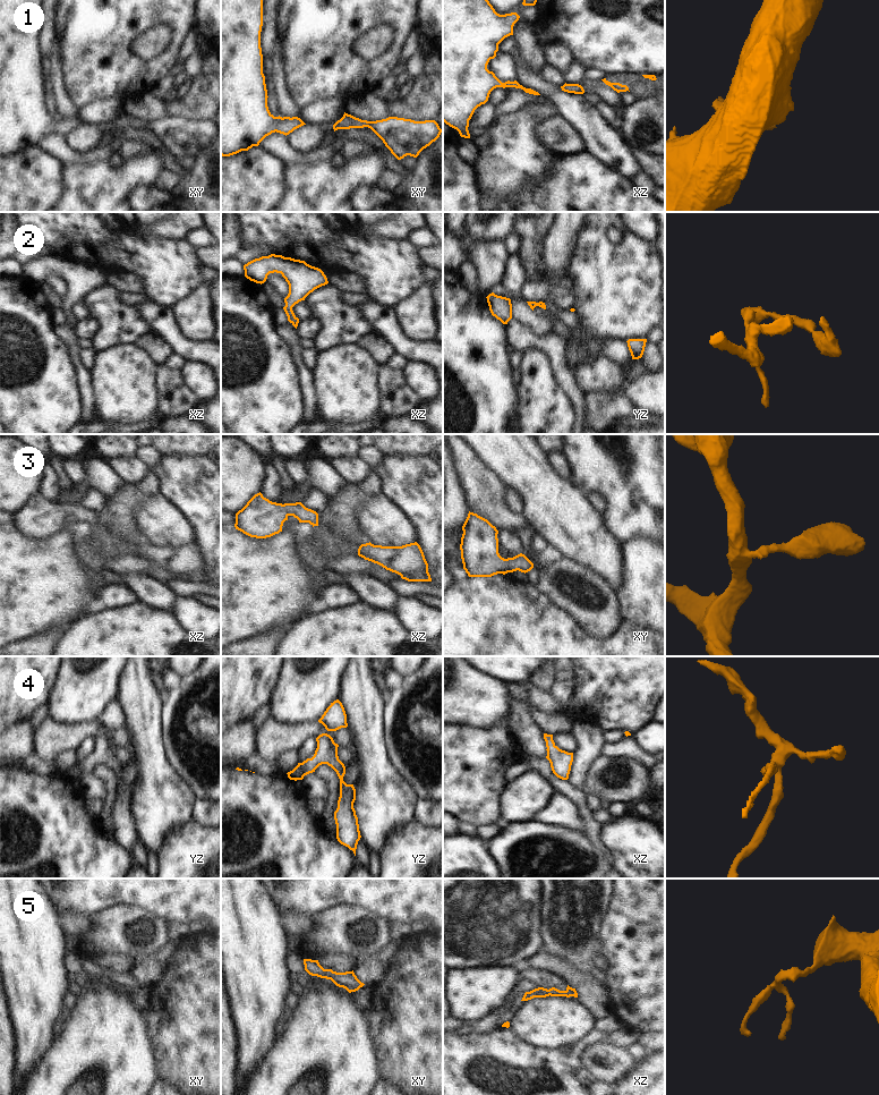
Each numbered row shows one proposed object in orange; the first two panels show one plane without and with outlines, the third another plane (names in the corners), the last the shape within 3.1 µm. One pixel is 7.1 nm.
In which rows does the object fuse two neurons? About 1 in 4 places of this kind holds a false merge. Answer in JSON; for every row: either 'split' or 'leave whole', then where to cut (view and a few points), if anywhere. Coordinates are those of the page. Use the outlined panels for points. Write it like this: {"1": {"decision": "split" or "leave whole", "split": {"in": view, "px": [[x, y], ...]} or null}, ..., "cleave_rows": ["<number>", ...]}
{"1": {"decision": "leave whole", "split": null}, "2": {"decision": "leave whole", "split": null}, "3": {"decision": "leave whole", "split": null}, "4": {"decision": "leave whole", "split": null}, "5": {"decision": "leave whole", "split": null}, "cleave_rows": []}

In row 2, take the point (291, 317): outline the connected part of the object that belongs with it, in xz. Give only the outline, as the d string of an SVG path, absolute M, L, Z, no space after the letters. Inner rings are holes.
M271 254L255 258L244 265L245 277L256 283L264 283L270 273L281 273L289 285L289 294L284 298L283 307L288 321L297 329L299 319L292 307L313 292L328 283L324 272L305 261Z

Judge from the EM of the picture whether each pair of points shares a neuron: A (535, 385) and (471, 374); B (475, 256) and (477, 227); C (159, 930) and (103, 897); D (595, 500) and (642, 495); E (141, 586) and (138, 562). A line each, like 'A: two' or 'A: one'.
A: two
B: two
C: two
D: two
E: two

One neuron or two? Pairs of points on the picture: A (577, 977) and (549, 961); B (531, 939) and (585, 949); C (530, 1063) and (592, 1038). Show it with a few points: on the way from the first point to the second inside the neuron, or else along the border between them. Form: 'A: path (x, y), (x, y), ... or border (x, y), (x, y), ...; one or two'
A: path (570, 976), (556, 966); one
B: border (538, 915), (542, 941), (539, 951); two
C: path (546, 1058), (569, 1058), (577, 1050); one

